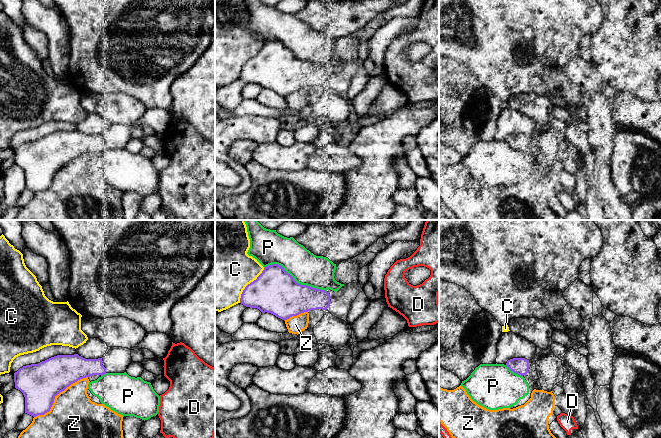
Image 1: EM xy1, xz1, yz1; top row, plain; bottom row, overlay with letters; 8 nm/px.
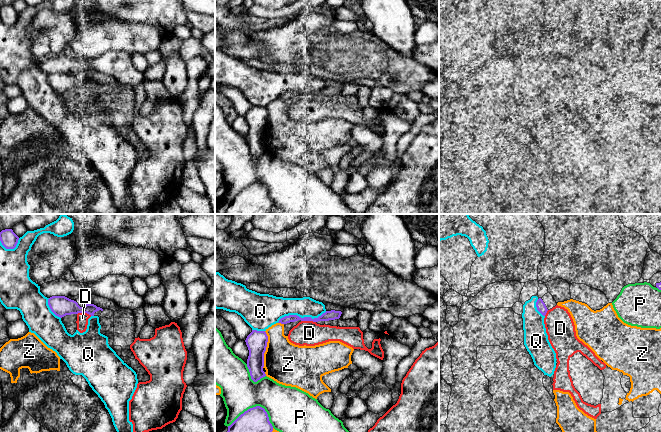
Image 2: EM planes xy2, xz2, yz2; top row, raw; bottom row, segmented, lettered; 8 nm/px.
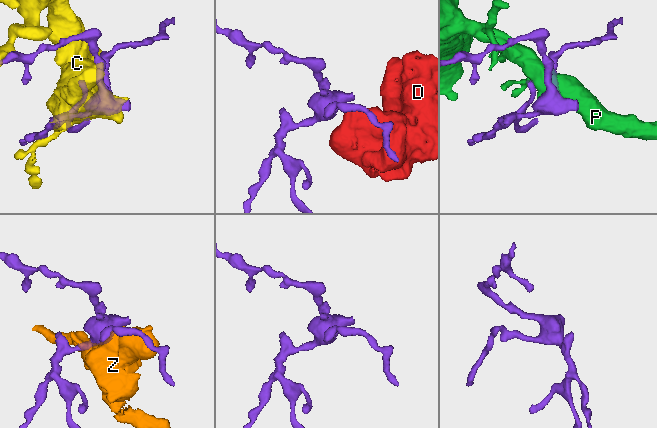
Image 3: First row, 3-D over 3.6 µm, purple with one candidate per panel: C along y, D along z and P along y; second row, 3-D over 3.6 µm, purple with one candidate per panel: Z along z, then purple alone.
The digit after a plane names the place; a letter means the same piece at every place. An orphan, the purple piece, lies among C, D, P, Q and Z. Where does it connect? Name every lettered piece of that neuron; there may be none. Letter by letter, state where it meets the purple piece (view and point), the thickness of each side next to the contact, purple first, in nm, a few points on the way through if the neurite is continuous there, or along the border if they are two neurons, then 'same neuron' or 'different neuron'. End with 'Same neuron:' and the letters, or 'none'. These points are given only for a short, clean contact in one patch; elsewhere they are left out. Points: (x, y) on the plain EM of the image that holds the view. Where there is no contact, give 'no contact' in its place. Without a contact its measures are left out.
C: xz1 (248, 60) | 360/480 nm | different neuron
D: xz2 (308, 96) | 80/200 nm | different neuron
P: xz1 (294, 56) | 360/260 nm | different neuron
Q: xz2 (300, 93) | 80/220 nm | different neuron
Z: xy1 (57, 170) | 320/420 nm | different neuron
Same neuron: none

